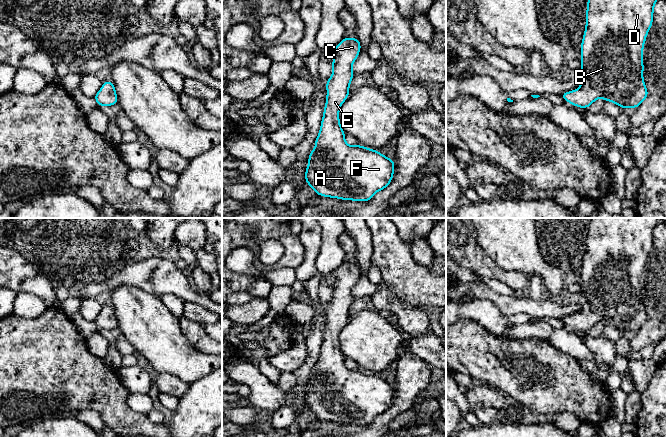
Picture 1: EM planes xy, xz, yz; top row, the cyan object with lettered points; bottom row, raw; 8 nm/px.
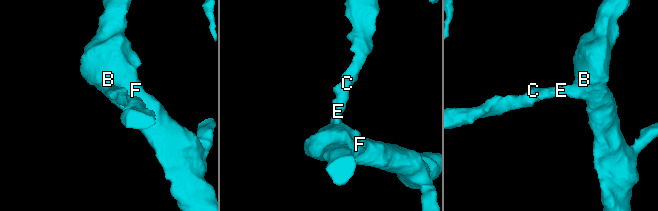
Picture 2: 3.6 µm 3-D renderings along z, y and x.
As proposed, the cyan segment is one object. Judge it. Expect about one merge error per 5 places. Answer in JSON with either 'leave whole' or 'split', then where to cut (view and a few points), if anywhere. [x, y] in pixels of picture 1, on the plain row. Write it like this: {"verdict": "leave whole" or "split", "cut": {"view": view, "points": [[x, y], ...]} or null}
{"verdict": "leave whole", "cut": null}

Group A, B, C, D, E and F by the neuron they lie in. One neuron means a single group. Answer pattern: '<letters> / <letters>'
A B C D E F

